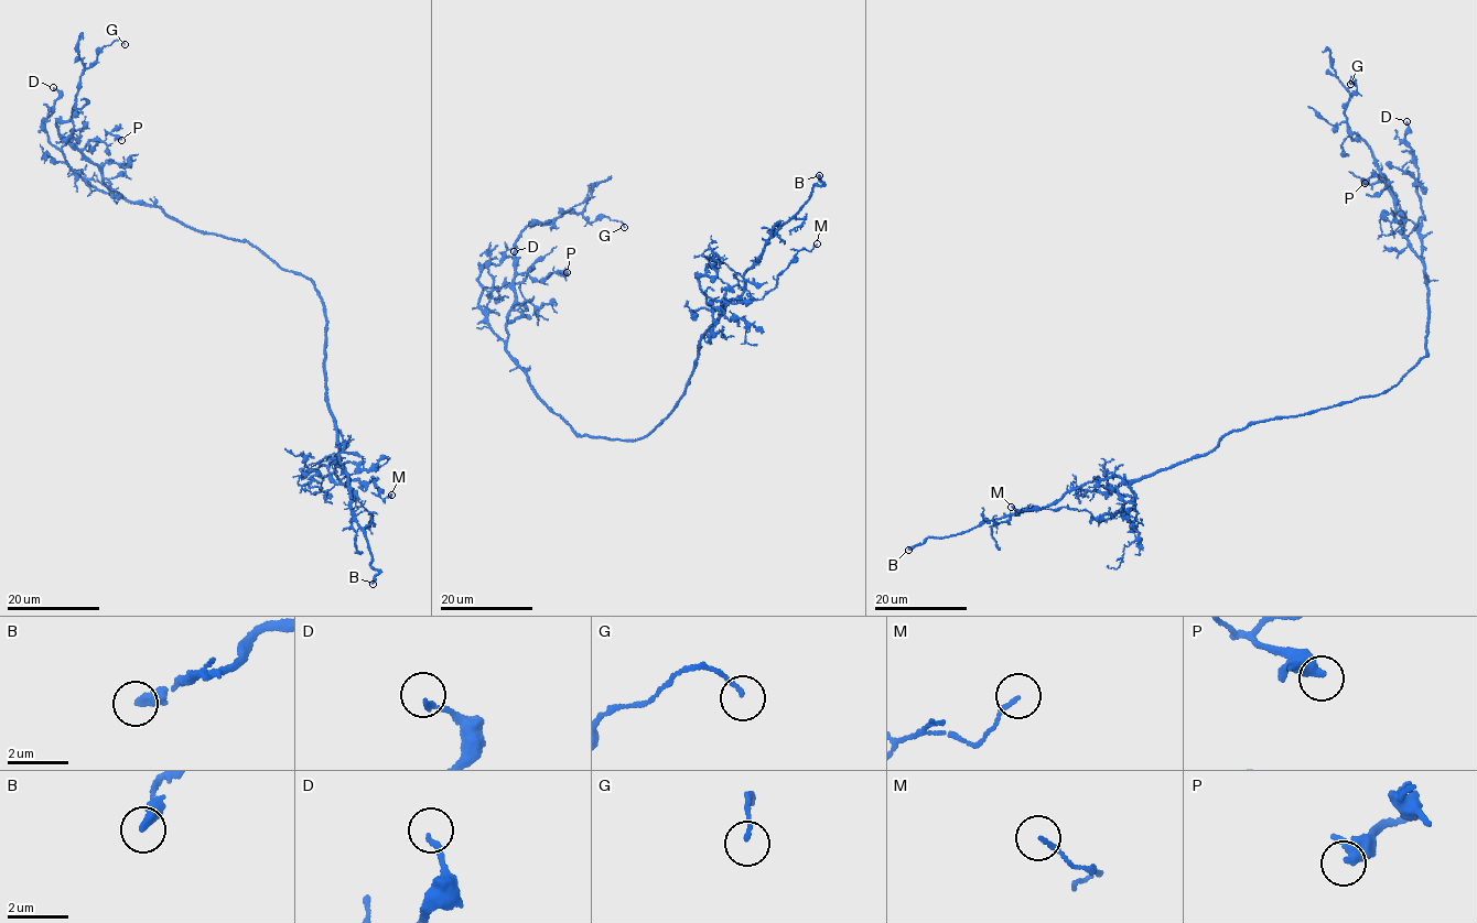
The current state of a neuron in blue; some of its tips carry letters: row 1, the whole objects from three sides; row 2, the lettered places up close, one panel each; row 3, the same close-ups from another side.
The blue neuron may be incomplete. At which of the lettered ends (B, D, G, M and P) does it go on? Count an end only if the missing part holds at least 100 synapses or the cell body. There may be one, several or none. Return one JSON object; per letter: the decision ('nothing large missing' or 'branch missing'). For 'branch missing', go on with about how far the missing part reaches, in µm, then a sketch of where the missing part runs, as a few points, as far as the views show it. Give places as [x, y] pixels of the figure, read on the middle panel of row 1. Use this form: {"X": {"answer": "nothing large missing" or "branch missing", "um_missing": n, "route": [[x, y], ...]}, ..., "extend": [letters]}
{"B": {"answer": "branch missing", "um_missing": 15, "route": [[819, 175], [811, 156], [784, 134]]}, "D": {"answer": "nothing large missing"}, "G": {"answer": "nothing large missing"}, "M": {"answer": "nothing large missing"}, "P": {"answer": "nothing large missing"}, "extend": ["B"]}

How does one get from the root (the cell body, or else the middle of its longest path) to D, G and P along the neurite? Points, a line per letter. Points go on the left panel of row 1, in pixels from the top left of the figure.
D: (310, 279), (281, 270), (247, 242), (203, 232), (85, 181), (49, 140), (45, 119), (58, 96), (53, 87)
G: (310, 279), (247, 242), (111, 191), (60, 133), (84, 72), (104, 46), (125, 44)
P: (310, 279), (281, 270), (247, 242), (203, 232), (111, 191), (101, 170), (82, 150), (108, 133), (121, 140)

